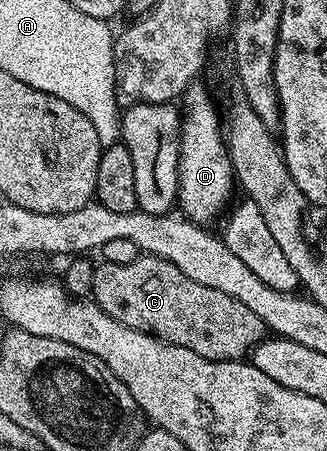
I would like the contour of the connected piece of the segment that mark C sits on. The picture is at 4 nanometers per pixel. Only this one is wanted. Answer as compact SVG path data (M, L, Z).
M140 255L128 265L100 264L94 270L91 292L95 304L117 319L117 323L150 333L160 341L189 347L189 351L205 359L238 361L246 358L265 336L263 320L244 303L224 291L194 282L163 258Z

